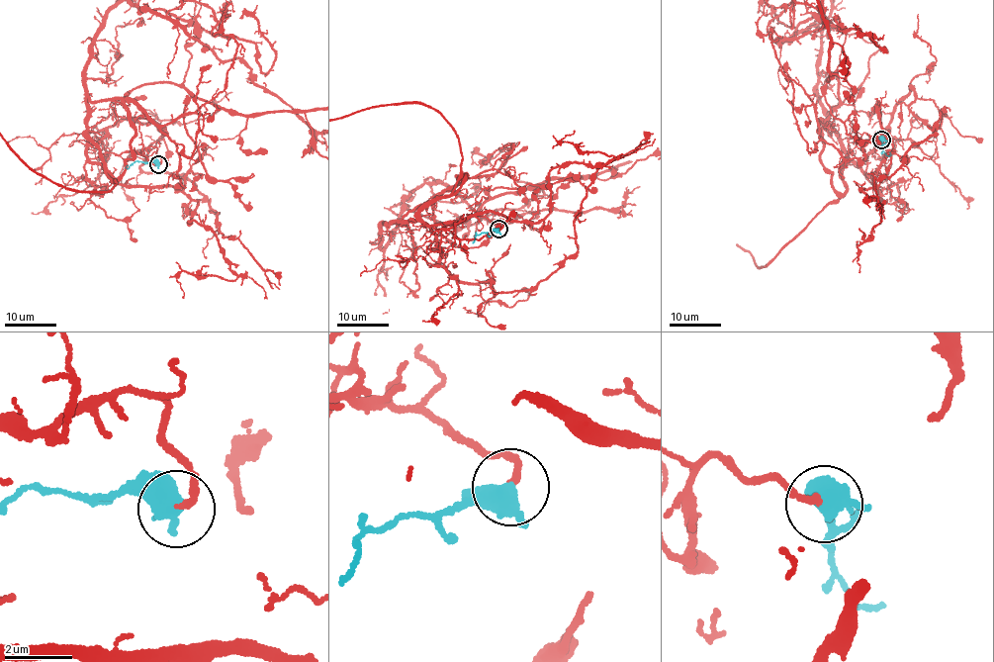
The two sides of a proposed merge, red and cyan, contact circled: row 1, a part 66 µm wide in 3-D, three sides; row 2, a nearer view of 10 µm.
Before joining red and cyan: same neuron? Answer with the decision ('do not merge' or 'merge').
merge

